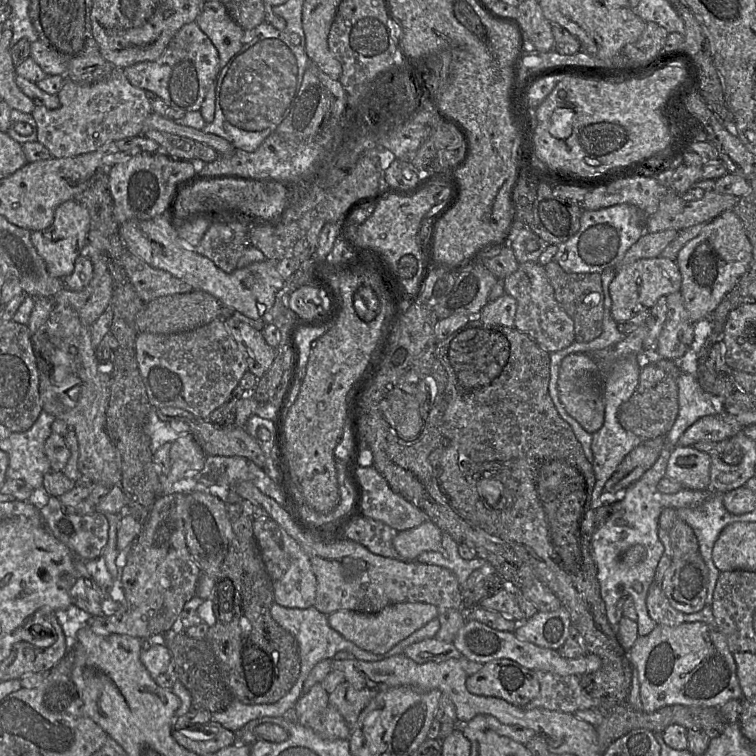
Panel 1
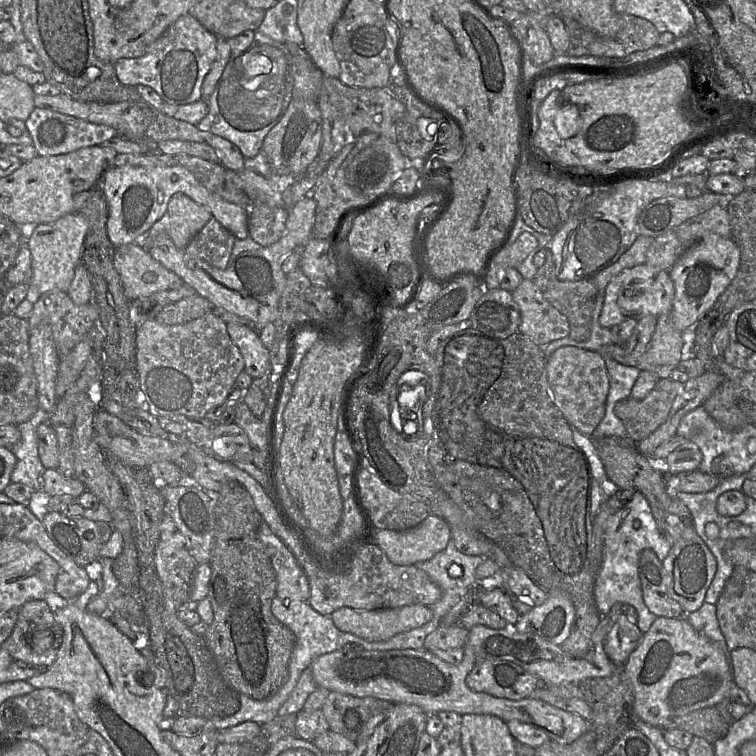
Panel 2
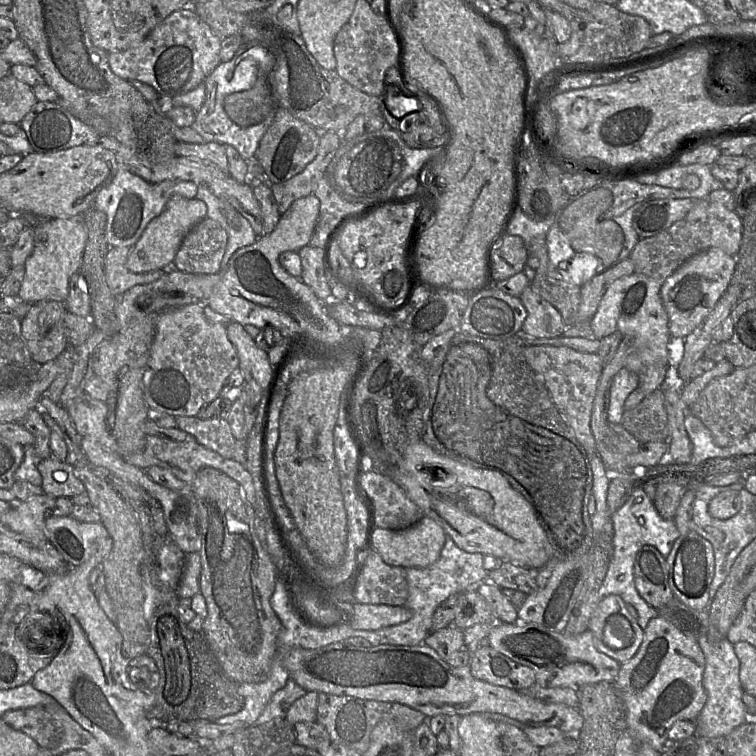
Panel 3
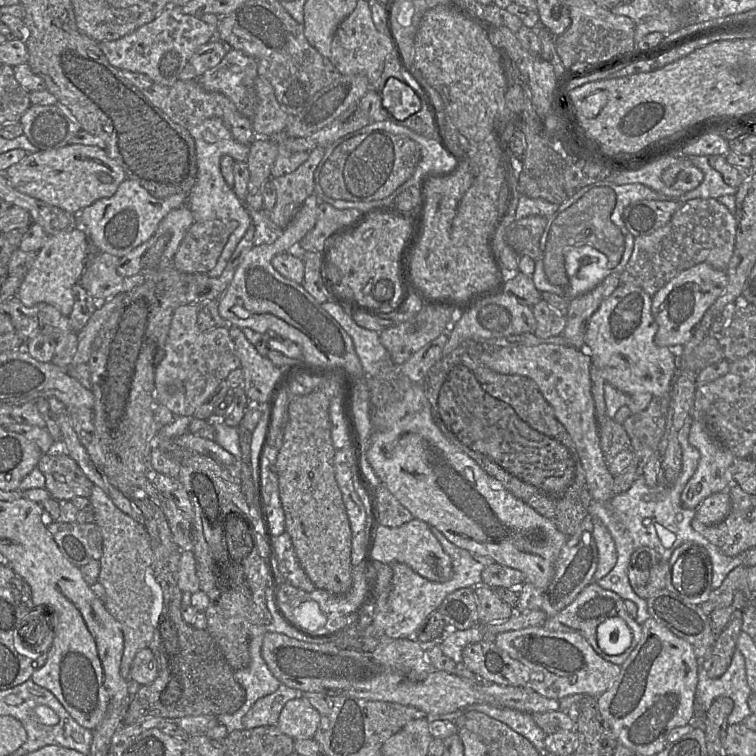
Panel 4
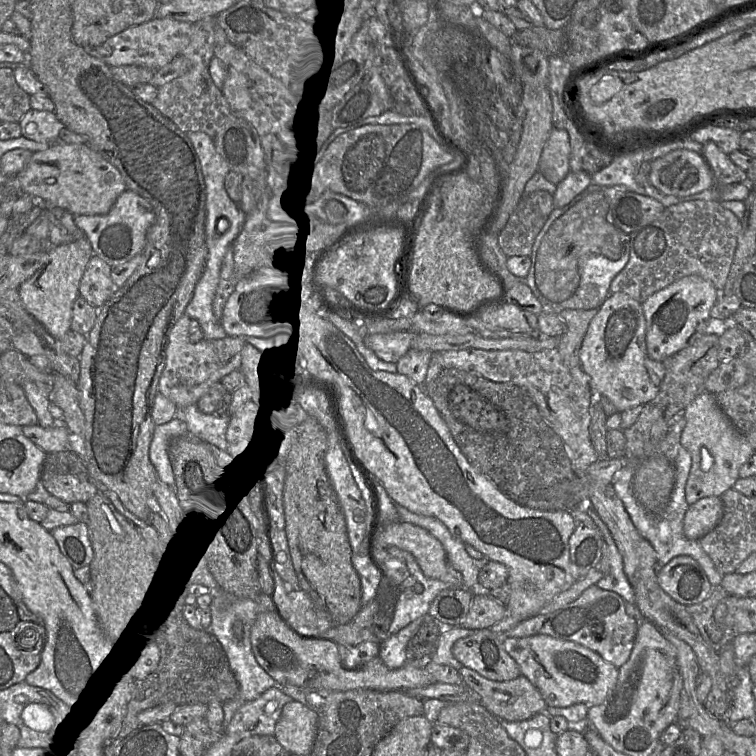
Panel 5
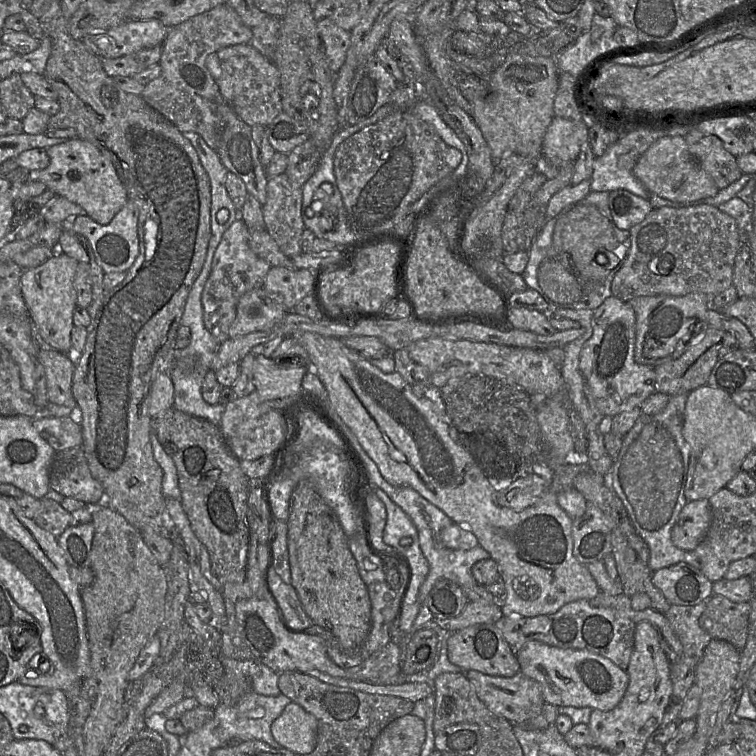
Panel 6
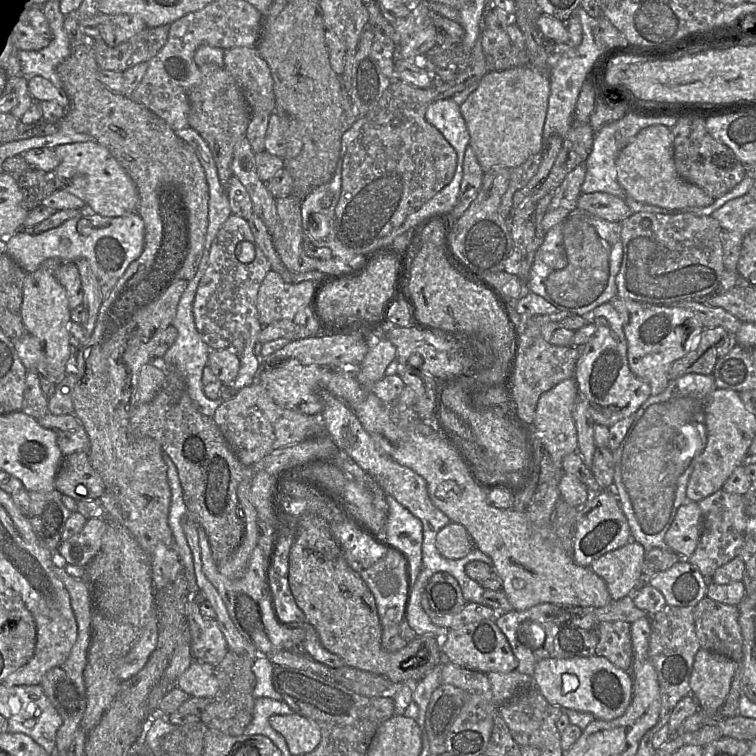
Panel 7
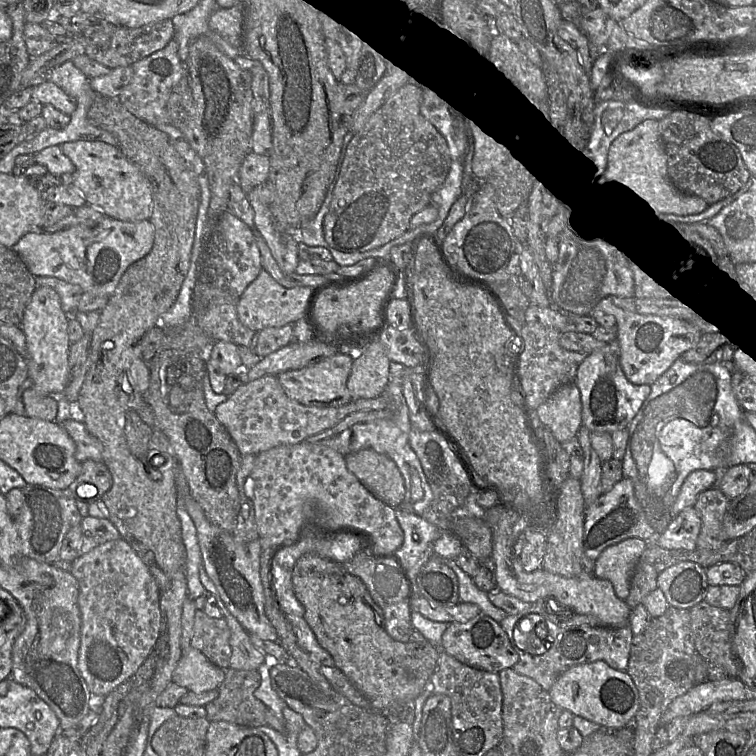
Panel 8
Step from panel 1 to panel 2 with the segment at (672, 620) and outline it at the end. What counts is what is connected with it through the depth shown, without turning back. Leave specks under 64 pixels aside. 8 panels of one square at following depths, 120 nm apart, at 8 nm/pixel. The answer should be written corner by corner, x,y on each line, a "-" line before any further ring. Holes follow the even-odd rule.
644,549
640,553
638,572
643,601
653,614
668,618
684,615
681,605
668,592
662,561
652,549

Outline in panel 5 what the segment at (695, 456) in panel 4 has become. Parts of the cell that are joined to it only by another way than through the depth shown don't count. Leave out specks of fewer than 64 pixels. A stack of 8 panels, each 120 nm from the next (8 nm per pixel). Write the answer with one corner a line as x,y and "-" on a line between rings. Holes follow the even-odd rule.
679,415
659,443
643,450
640,455
624,458
624,465
615,474
612,484
634,526
655,549
658,567
664,567
674,557
691,556
701,565
710,583
716,588
720,587
724,576
718,572
699,540
688,539
683,531
684,517
690,507
685,498
685,487
692,465
689,451
681,444
685,426
684,415
-
588,504
587,513
598,526
603,540
608,548
608,558
610,564
609,573
604,575
596,585
603,590
616,592
630,604
636,604
634,589
624,572
623,557
618,550
608,526
603,522
596,510

